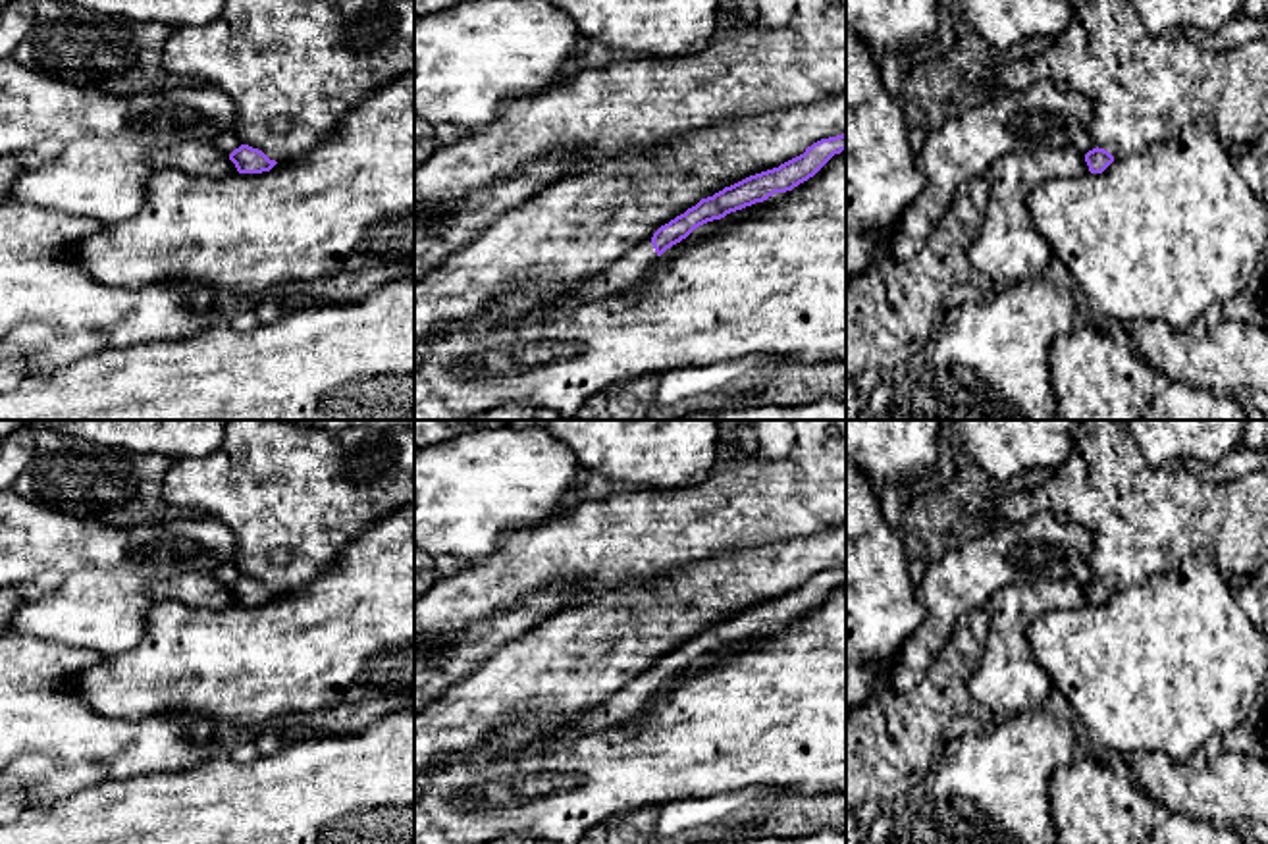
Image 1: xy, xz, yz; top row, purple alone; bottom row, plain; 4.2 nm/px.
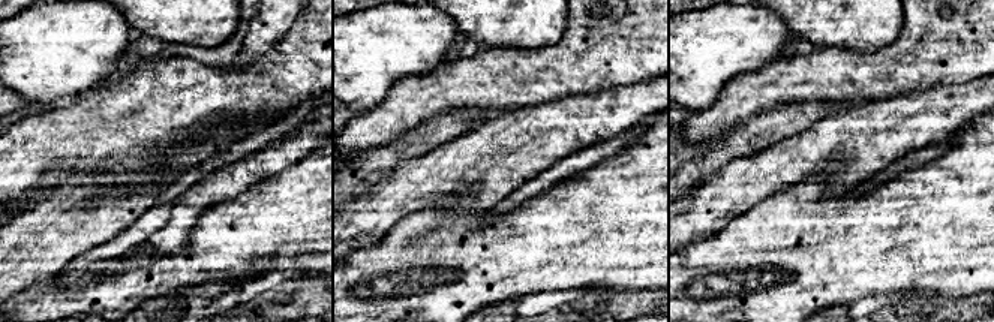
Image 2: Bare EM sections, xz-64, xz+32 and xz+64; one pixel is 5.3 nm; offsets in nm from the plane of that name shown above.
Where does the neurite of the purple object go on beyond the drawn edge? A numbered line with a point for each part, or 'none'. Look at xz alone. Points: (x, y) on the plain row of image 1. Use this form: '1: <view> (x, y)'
1: xz (627, 702)

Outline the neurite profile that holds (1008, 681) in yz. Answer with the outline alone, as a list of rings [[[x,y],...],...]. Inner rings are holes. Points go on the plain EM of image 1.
[[[1073,576],[1062,580],[1016,582],[991,595],[985,605],[991,617],[985,651],[979,667],[967,676],[967,688],[979,705],[992,711],[994,721],[1006,721],[1041,709],[1052,690],[1050,678],[1029,651],[1027,630],[1031,622],[1056,609],[1081,609],[1085,605],[1091,605],[1085,586]]]

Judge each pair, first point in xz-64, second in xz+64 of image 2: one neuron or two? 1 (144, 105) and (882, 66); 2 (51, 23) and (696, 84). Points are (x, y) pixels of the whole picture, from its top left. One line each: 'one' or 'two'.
1: one
2: one

